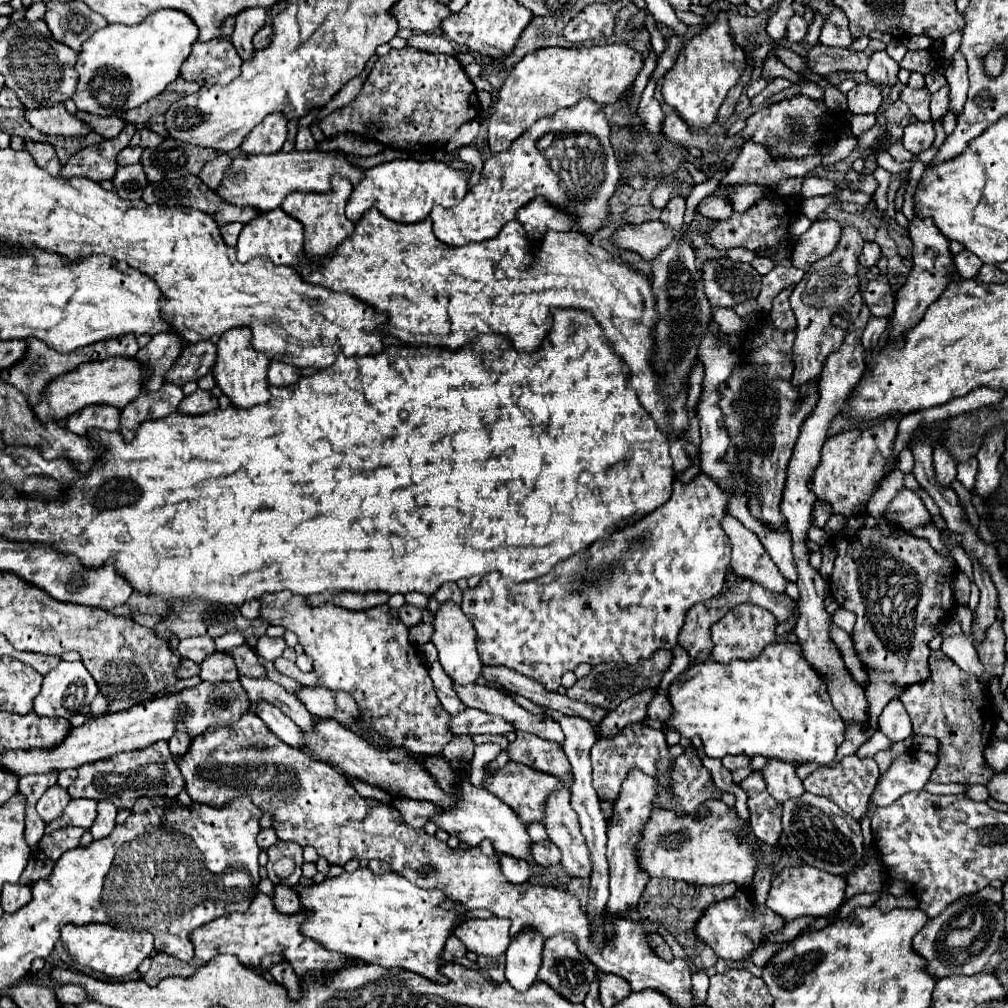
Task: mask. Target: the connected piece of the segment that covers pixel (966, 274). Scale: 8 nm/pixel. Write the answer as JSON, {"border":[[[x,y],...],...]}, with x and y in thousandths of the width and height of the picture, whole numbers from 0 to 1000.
{"border":[[[958,247],[946,255],[946,261],[950,263],[950,271],[956,277],[964,277],[970,271],[970,267],[974,265],[974,259],[970,259],[970,255],[966,255],[966,251],[962,251]]]}

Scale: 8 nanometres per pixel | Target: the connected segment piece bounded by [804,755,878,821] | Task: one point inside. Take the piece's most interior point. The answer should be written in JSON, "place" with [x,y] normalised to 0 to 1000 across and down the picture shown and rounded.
{"place":[842,778]}

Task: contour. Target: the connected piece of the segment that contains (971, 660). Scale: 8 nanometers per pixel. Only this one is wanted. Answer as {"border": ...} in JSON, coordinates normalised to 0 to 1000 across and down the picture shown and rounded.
{"border":[[[948,630],[948,632],[937,634],[935,646],[937,646],[948,660],[952,660],[954,666],[964,668],[964,670],[968,670],[968,672],[974,672],[976,660],[970,656],[970,648],[968,648],[968,644],[966,644],[962,632]]]}

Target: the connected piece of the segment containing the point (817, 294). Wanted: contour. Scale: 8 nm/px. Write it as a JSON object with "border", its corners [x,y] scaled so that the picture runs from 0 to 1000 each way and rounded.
{"border":[[[837,225],[831,245],[817,257],[812,257],[796,275],[796,279],[788,285],[784,293],[786,309],[792,316],[790,326],[790,340],[788,340],[788,382],[796,384],[802,380],[808,380],[815,372],[815,362],[823,354],[823,350],[829,350],[829,346],[835,342],[839,328],[831,326],[823,320],[823,314],[827,313],[829,305],[837,303],[853,285],[851,279],[851,253],[855,251],[855,231],[849,225]]]}

